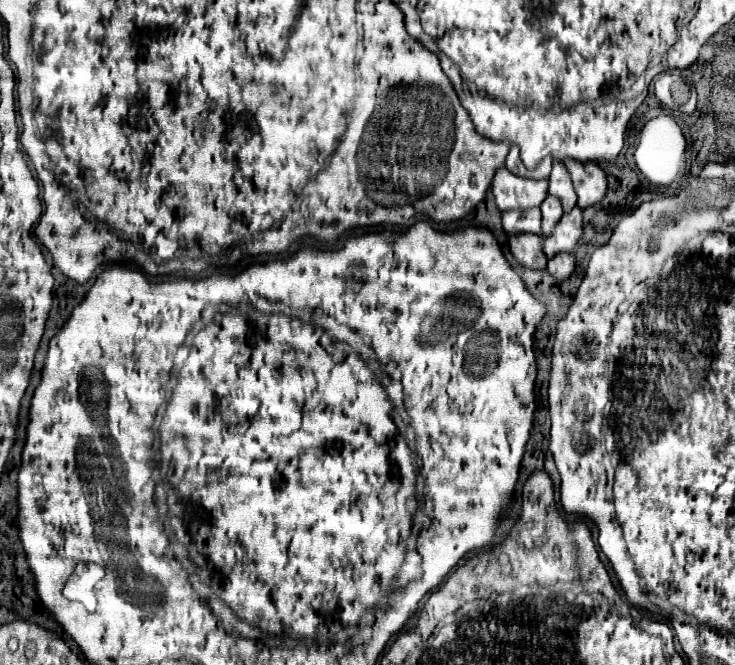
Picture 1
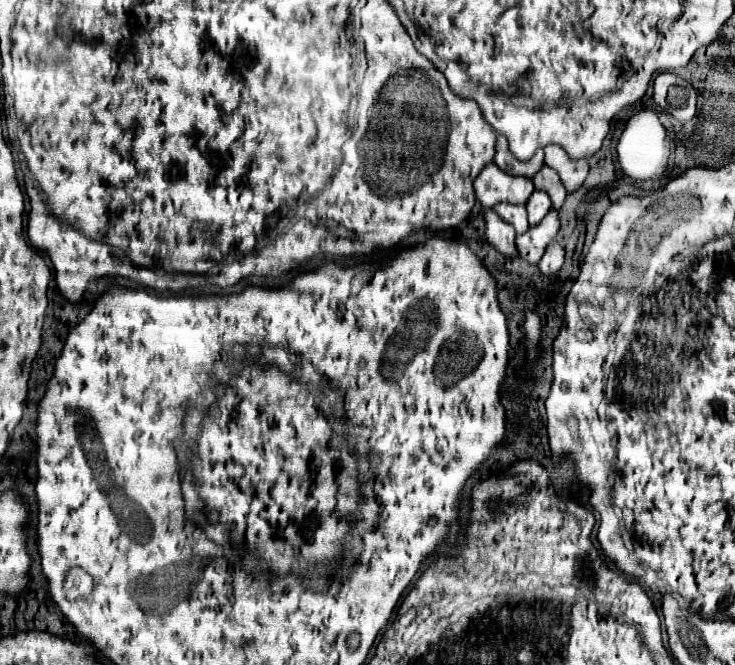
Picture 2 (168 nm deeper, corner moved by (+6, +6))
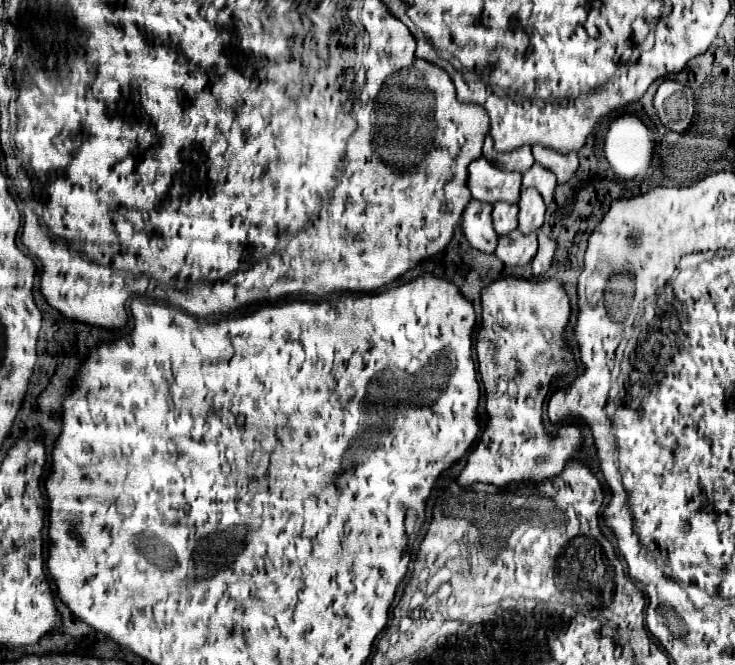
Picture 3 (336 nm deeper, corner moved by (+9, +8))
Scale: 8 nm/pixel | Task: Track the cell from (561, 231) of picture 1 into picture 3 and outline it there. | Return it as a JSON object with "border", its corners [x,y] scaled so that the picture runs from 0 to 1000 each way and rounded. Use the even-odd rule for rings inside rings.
{"border":[[[706,346],[693,349],[690,355],[679,355],[673,385],[687,400],[714,400],[725,391],[731,373],[731,352],[712,355]]]}

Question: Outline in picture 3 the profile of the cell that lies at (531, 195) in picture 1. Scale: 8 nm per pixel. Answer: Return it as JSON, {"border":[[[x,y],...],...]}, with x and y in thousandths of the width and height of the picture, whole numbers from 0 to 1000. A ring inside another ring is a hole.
{"border":[[[654,235],[638,250],[638,286],[646,301],[665,307],[703,307],[709,292],[709,262],[679,256]]]}

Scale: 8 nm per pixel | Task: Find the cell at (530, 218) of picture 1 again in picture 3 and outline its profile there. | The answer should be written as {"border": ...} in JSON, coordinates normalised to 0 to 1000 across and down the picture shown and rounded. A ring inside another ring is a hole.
{"border":[[[679,304],[679,307],[671,310],[668,328],[671,328],[671,343],[679,355],[698,349],[703,343],[703,310]]]}

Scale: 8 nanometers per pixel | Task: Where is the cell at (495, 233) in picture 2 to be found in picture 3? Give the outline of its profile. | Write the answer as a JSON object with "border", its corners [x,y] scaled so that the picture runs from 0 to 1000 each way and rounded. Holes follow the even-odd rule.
{"border":[[[641,301],[630,319],[627,343],[641,373],[660,382],[671,382],[676,367],[676,352],[671,349],[668,337],[668,307]]]}

